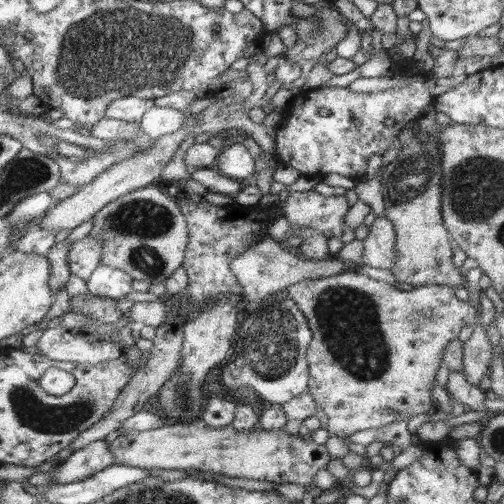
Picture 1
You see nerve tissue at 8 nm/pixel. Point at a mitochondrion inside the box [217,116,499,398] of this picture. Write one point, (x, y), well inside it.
(348, 317)

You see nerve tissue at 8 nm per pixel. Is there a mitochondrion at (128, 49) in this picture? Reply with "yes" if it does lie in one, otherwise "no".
yes

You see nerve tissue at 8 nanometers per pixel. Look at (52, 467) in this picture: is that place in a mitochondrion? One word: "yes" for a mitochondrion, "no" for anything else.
no

